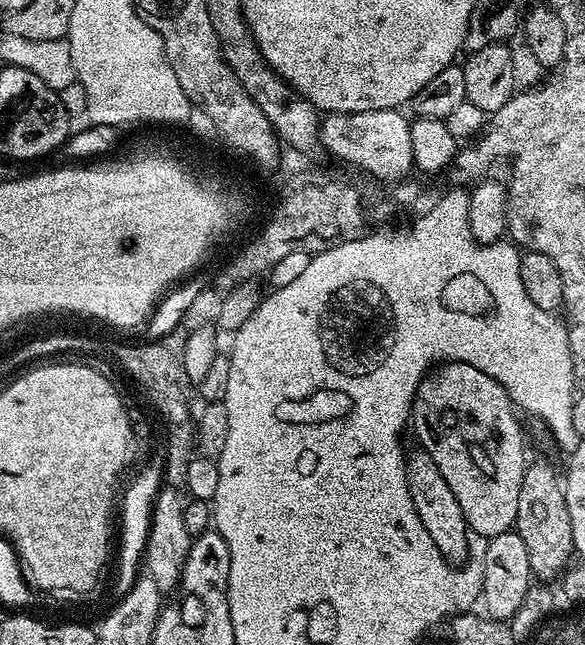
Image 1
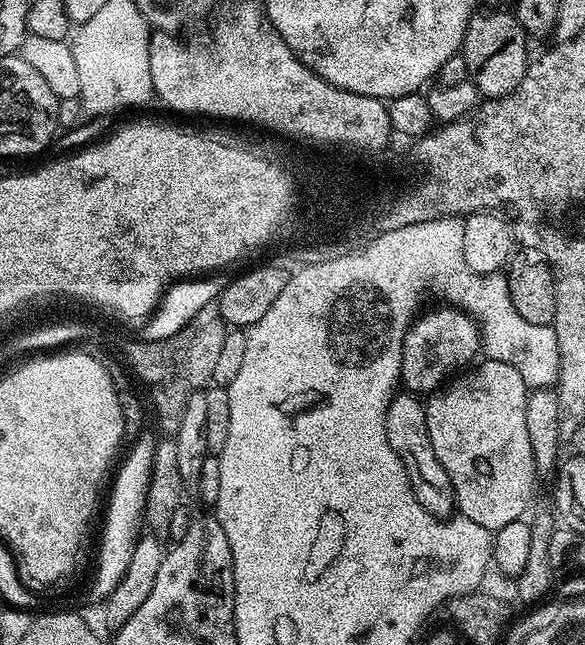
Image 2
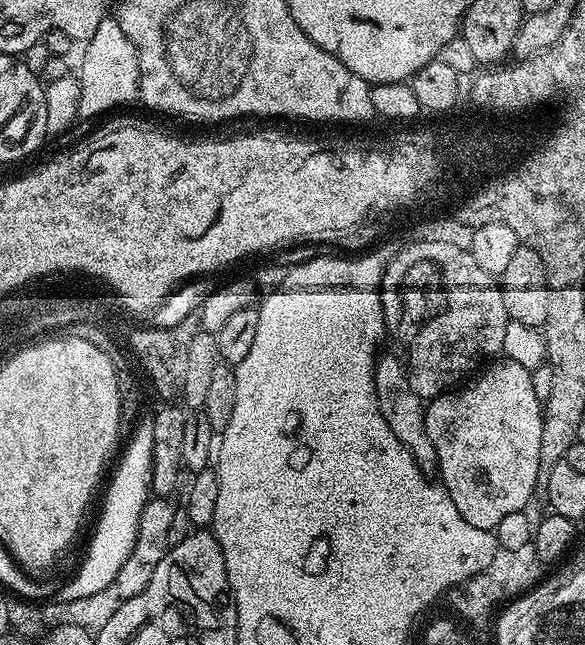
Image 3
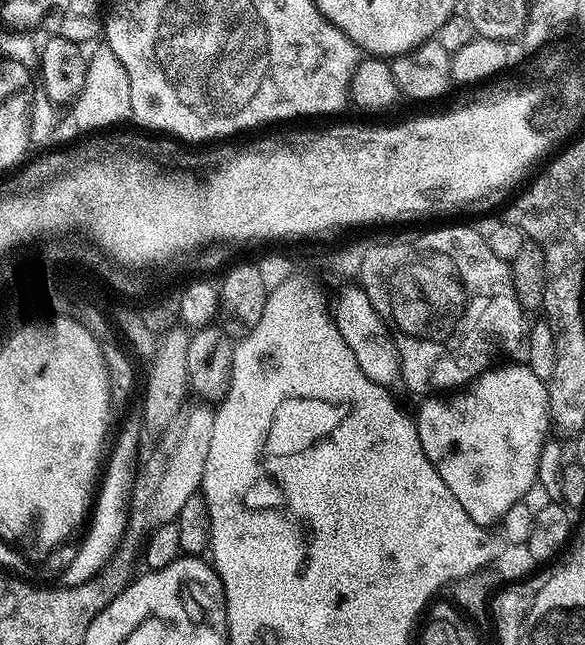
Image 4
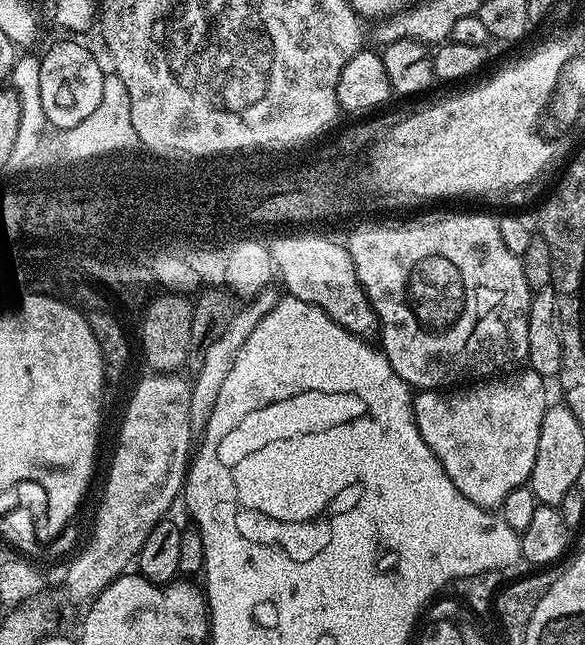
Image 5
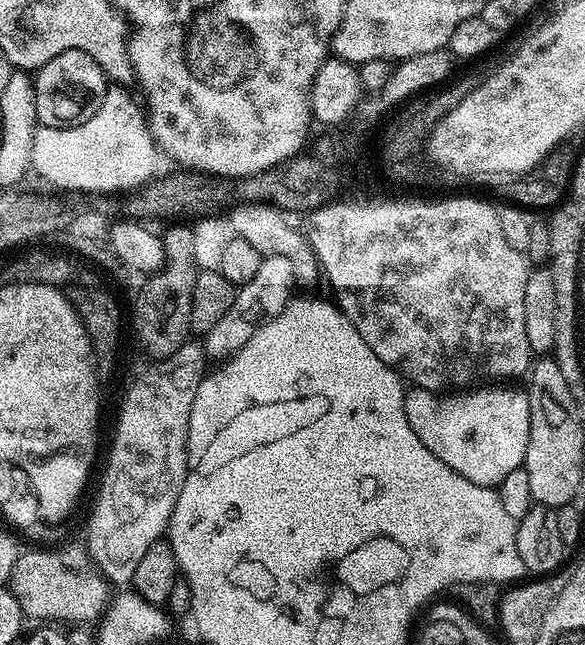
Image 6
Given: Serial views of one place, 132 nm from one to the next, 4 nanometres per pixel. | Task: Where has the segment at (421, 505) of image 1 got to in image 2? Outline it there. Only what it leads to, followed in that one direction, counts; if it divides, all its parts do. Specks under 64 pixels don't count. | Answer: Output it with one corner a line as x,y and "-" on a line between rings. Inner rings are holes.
407,390
393,395
386,410
386,438
394,454
398,454
398,458
404,464
406,474
410,478
410,486
418,502
431,516
447,518
456,512
456,495
450,482
450,474
442,470
442,462
438,462
438,454
434,454
434,446
430,442
426,426
424,405
425,401
419,395

